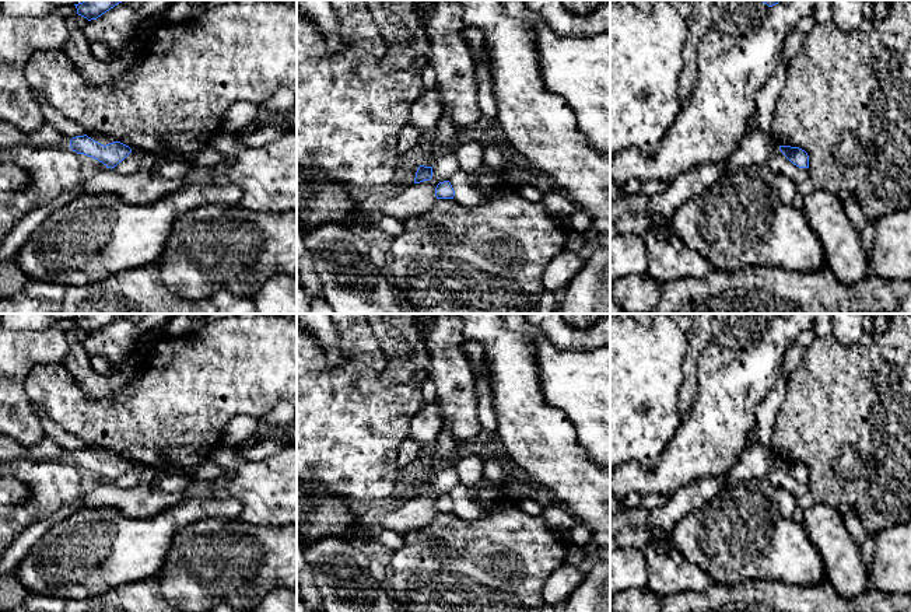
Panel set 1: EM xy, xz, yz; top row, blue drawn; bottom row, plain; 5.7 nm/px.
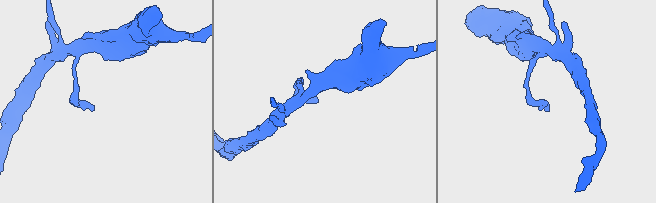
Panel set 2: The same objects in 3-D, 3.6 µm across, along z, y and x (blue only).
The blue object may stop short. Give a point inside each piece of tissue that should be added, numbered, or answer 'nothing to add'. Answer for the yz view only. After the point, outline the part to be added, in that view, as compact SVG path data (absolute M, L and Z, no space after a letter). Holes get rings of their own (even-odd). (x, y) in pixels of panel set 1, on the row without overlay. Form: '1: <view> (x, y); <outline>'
nothing to add

